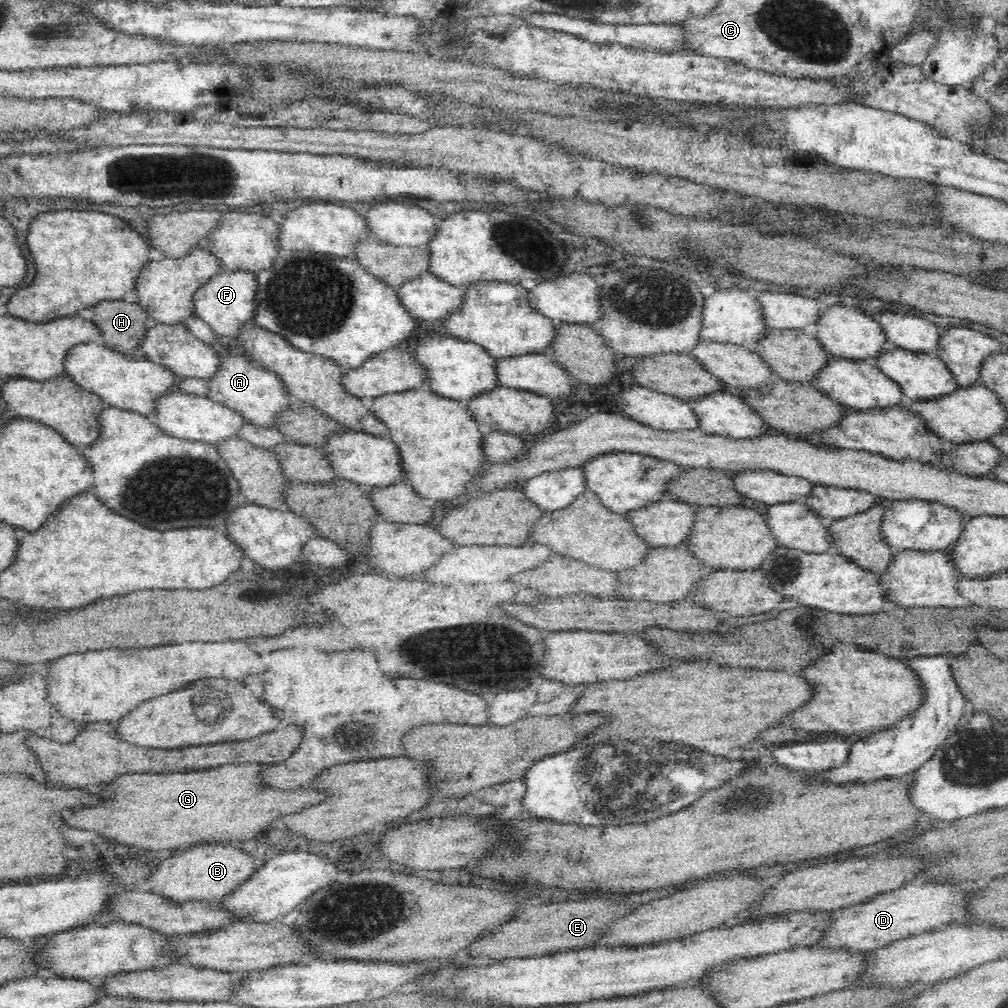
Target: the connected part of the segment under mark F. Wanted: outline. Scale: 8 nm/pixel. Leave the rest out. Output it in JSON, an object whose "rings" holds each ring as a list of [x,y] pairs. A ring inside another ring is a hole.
{"rings":[[[246,269],[221,271],[202,284],[194,293],[194,314],[199,317],[219,336],[235,338],[240,328],[254,317],[255,293],[257,292],[256,275]]]}

